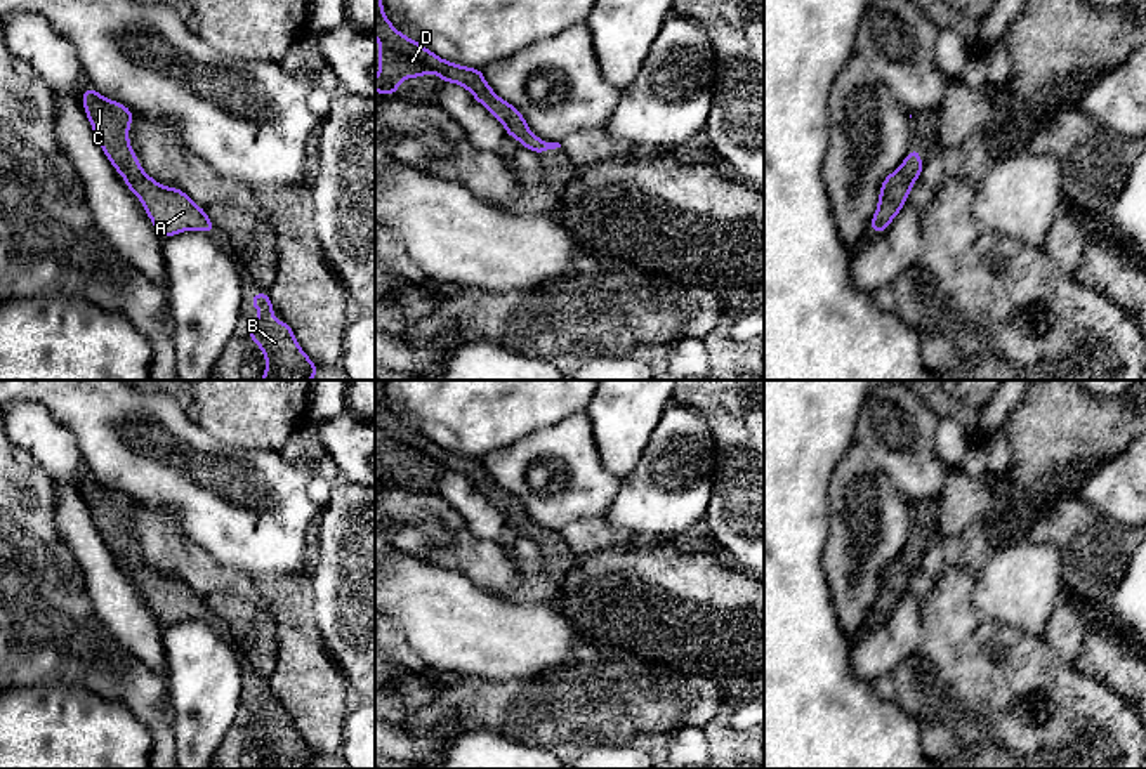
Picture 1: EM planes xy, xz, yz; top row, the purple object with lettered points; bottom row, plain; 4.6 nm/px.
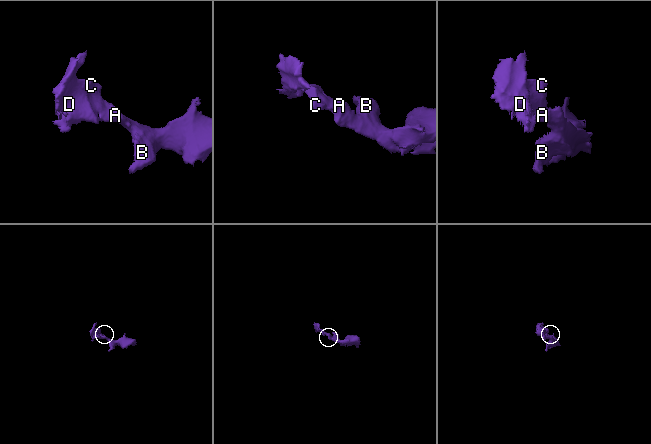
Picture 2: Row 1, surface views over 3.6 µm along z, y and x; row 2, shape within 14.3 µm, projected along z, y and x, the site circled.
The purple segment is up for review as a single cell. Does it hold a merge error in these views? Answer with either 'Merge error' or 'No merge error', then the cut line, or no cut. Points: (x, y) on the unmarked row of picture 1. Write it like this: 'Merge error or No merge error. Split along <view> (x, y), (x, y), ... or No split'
No merge error. No split

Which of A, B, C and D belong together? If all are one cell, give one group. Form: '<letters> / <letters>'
A B C D

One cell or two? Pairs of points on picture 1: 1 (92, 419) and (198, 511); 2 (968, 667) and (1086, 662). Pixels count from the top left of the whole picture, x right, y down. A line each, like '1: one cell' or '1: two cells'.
1: one cell
2: two cells

